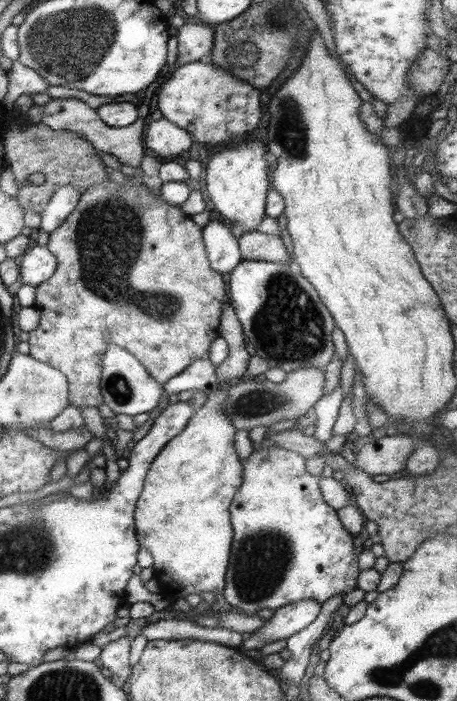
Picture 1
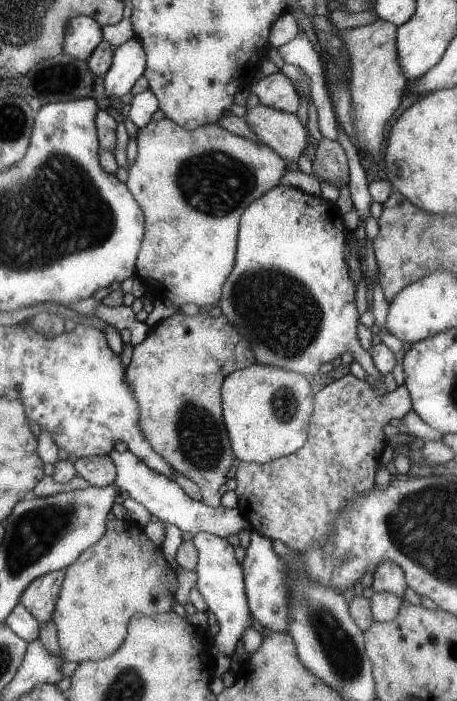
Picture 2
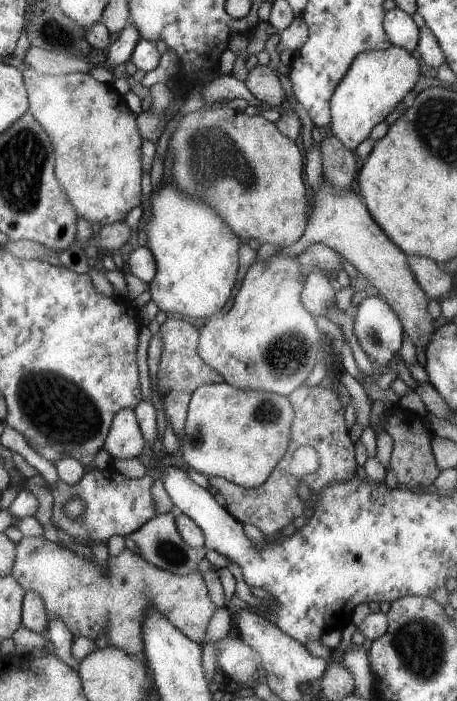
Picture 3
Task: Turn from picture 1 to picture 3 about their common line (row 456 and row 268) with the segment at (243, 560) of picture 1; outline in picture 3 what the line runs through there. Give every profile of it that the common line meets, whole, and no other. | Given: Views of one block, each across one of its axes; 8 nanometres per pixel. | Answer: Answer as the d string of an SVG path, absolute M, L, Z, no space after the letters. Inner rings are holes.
M278 253L264 262L254 261L240 279L239 290L231 308L225 314L212 316L199 328L196 354L199 359L223 378L223 383L239 390L268 391L287 397L298 388L319 362L322 353L321 332L315 320L300 302L304 280L297 257L282 257Z

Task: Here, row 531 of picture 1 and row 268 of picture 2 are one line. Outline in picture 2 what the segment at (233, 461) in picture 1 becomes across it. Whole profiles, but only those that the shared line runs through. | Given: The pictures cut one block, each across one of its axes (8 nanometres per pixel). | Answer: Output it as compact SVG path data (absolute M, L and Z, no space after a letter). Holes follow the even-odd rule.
M167 117L159 121L150 120L143 128L135 130L136 137L136 156L133 164L127 167L128 178L124 184L127 190L133 196L133 200L139 204L144 220L143 238L139 247L139 254L135 261L135 276L142 282L145 295L150 299L169 300L171 304L181 306L182 304L193 303L195 306L209 306L209 304L217 303L222 297L222 284L225 282L227 275L231 272L234 263L234 254L236 251L236 234L238 231L238 220L241 213L253 200L265 194L267 190L271 190L273 186L279 183L279 178L285 171L283 158L273 152L267 145L263 143L253 142L253 140L245 140L241 136L231 134L225 128L221 128L217 123L205 124L193 129L185 130L183 127L177 126Z

